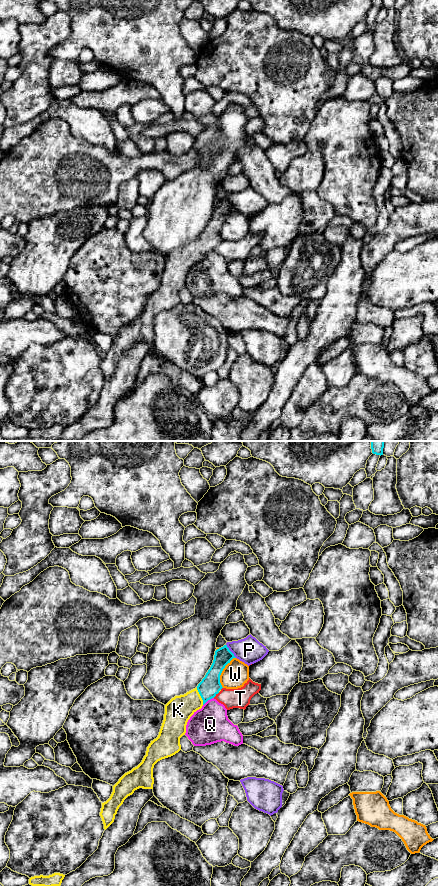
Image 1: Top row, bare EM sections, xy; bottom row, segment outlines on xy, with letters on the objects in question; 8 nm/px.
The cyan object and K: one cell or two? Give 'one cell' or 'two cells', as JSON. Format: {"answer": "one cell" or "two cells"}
{"answer": "one cell"}

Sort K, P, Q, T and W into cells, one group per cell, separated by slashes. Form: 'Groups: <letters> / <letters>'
Groups: K / P / Q / T / W

